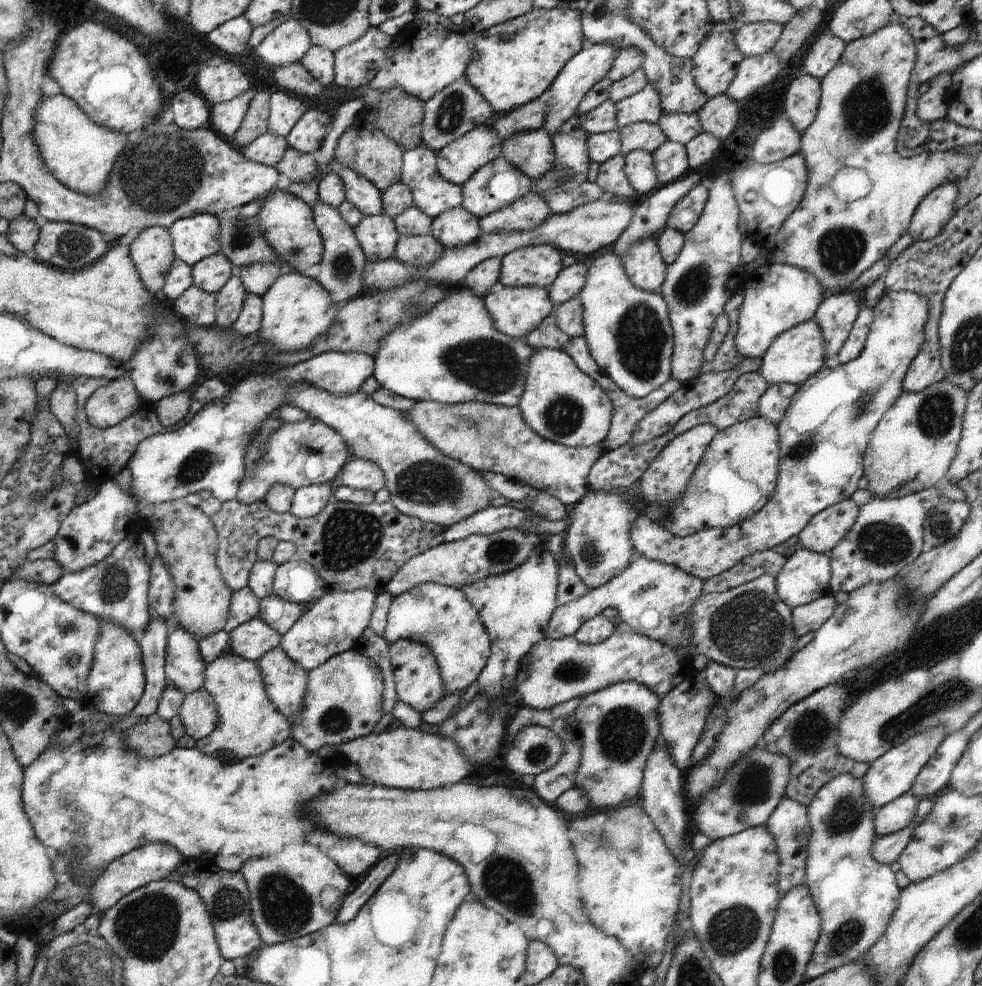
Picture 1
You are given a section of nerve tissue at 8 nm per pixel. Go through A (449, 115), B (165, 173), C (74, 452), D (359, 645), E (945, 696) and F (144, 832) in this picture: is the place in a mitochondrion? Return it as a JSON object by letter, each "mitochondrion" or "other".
{"A":"mitochondrion","B":"mitochondrion","C":"other","D":"other","E":"mitochondrion","F":"other"}

